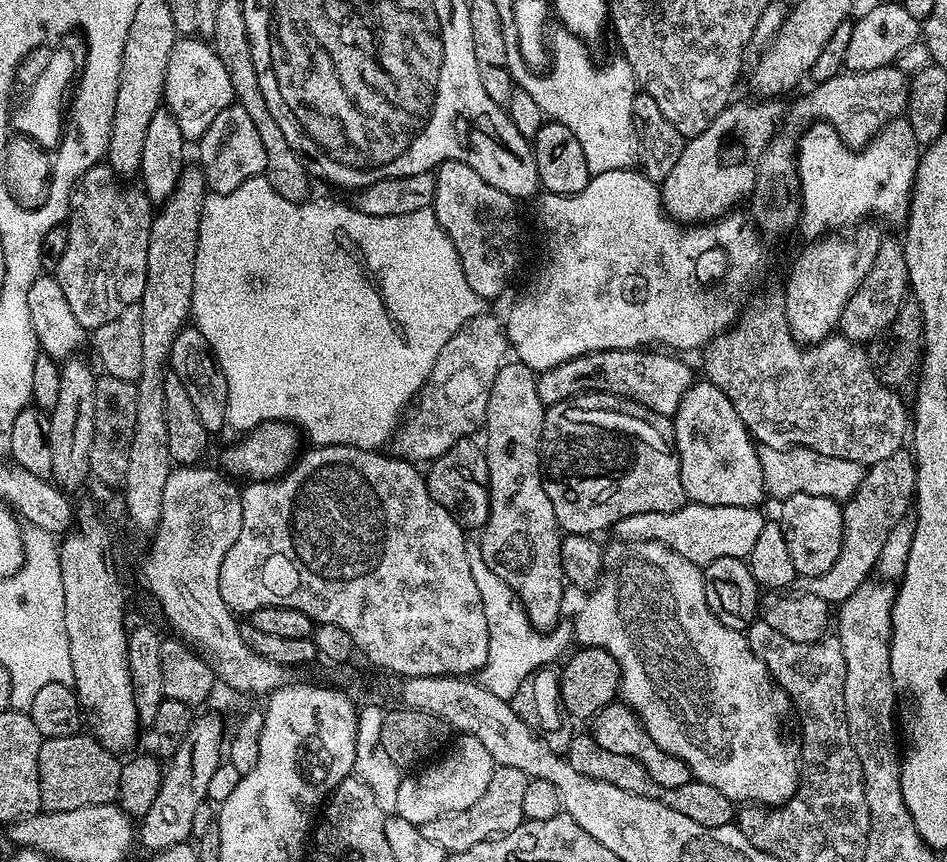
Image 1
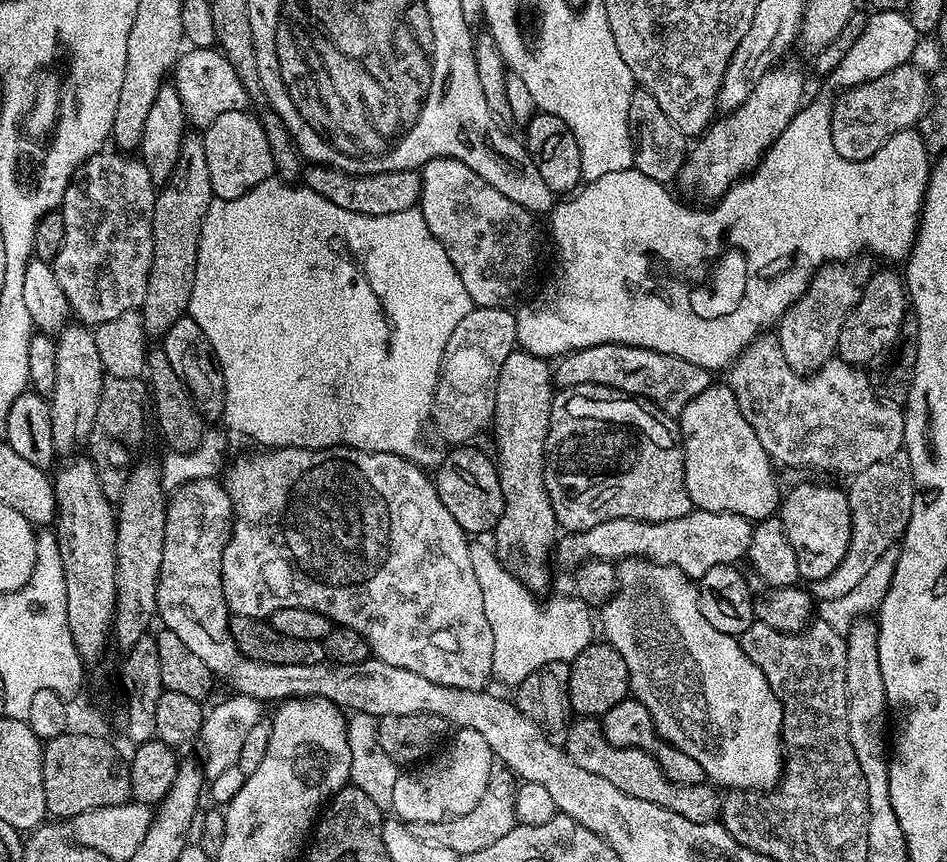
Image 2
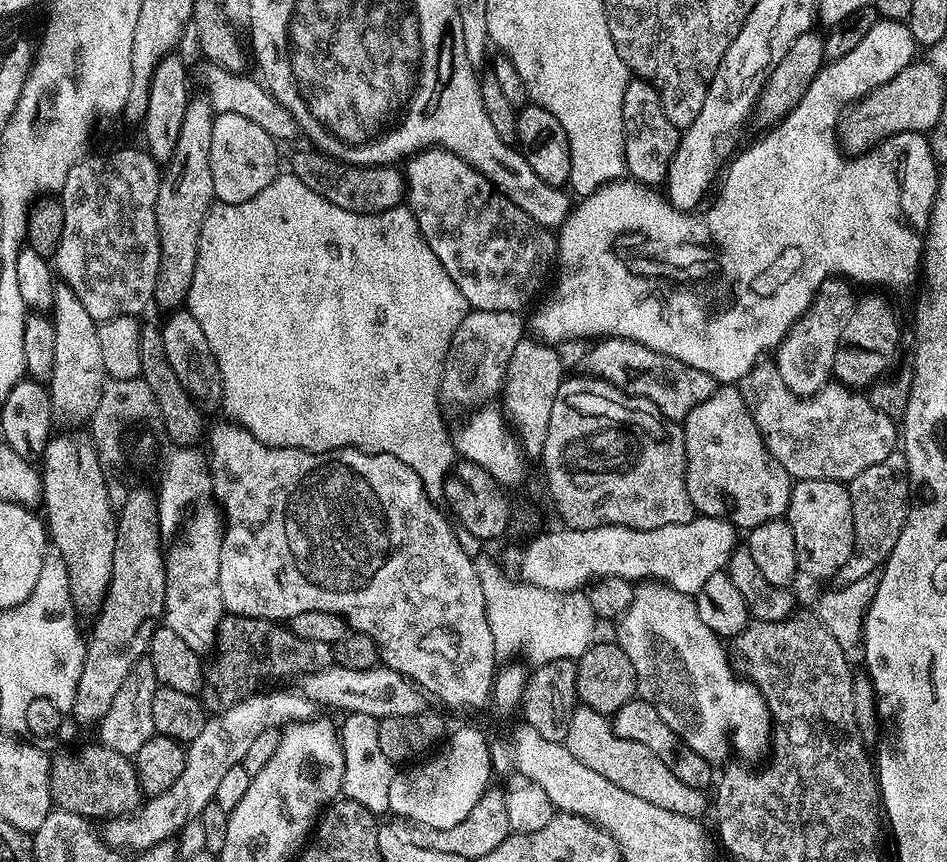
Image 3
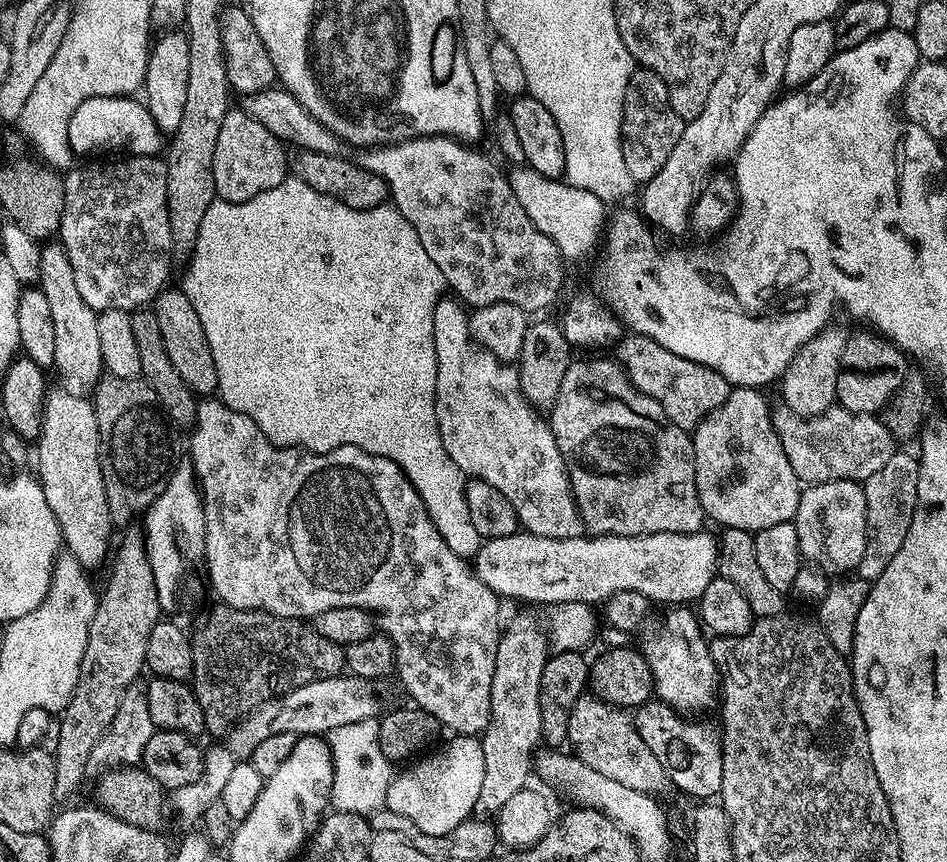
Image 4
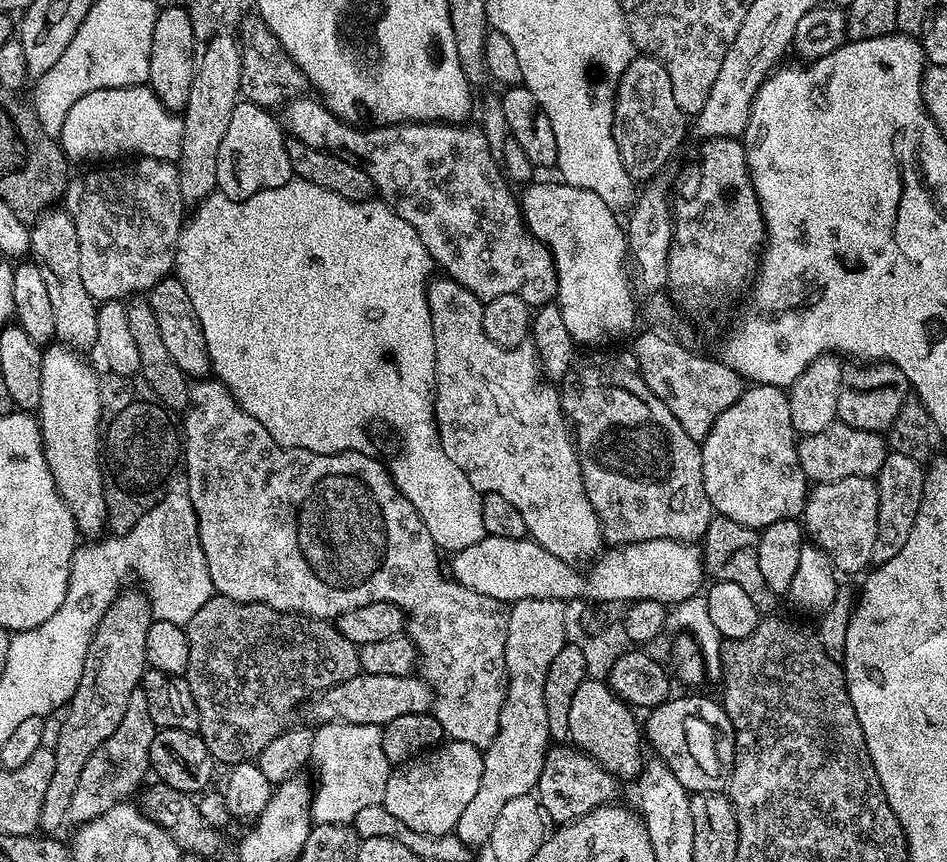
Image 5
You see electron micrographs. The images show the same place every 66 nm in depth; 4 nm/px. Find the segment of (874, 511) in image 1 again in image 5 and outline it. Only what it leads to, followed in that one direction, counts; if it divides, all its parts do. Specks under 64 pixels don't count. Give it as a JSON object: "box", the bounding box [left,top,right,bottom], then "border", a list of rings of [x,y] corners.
{"box":[873,451,924,565],"border":[[[889,451],[882,462],[880,471],[874,477],[878,490],[878,534],[874,538],[873,565],[886,563],[898,554],[898,550],[902,550],[902,546],[906,546],[906,538],[910,538],[910,529],[914,527],[914,518],[918,518],[924,474],[921,461],[906,458],[906,454]]]}

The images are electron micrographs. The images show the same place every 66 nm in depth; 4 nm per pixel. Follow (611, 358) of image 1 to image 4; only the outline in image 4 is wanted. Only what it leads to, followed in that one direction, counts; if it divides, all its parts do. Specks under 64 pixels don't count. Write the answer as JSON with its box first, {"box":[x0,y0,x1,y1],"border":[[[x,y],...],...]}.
{"box":[614,335,730,433],"border":[[[625,335],[615,345],[614,356],[634,387],[655,400],[672,419],[674,426],[687,433],[691,433],[718,406],[722,406],[730,391],[726,378],[722,378],[718,370],[690,362],[690,358],[678,358],[678,354],[670,354],[666,346],[660,346],[649,336]]]}

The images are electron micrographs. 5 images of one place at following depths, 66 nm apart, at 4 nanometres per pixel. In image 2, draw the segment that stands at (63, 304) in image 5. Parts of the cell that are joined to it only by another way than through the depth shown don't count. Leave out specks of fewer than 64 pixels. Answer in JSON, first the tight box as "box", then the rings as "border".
{"box":[52,322,106,453],"border":[[[72,322],[55,337],[58,362],[54,366],[54,390],[52,405],[52,437],[57,453],[76,452],[88,443],[88,435],[98,414],[99,398],[103,392],[106,373],[102,358],[98,358],[98,346],[94,346],[92,332],[79,323]]]}

